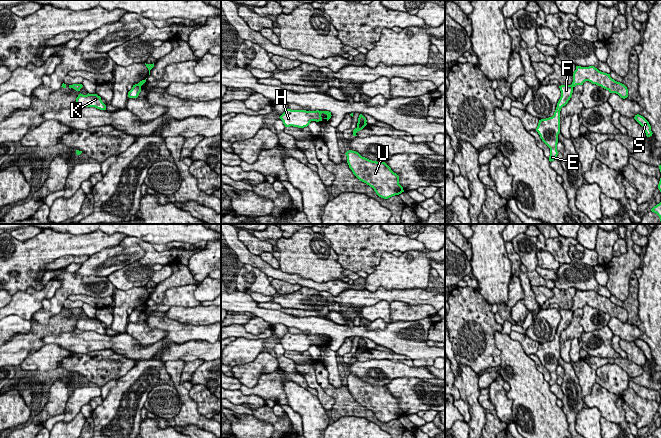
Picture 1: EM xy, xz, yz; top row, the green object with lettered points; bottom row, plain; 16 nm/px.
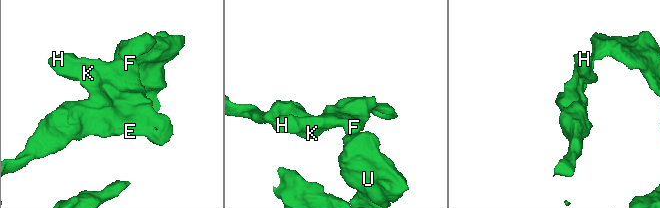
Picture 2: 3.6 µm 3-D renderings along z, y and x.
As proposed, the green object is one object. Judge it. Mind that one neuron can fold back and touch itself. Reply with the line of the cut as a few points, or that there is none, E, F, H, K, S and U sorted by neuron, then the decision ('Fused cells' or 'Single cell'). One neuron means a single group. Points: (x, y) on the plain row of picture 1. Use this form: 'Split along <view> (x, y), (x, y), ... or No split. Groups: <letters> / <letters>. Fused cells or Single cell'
Split along yz (570, 309), (572, 311). Groups: E F H K / S U. Fused cells

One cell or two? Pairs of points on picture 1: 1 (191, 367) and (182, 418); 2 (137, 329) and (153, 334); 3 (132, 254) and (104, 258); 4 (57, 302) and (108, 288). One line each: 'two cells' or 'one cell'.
1: two cells
2: one cell
3: one cell
4: one cell

